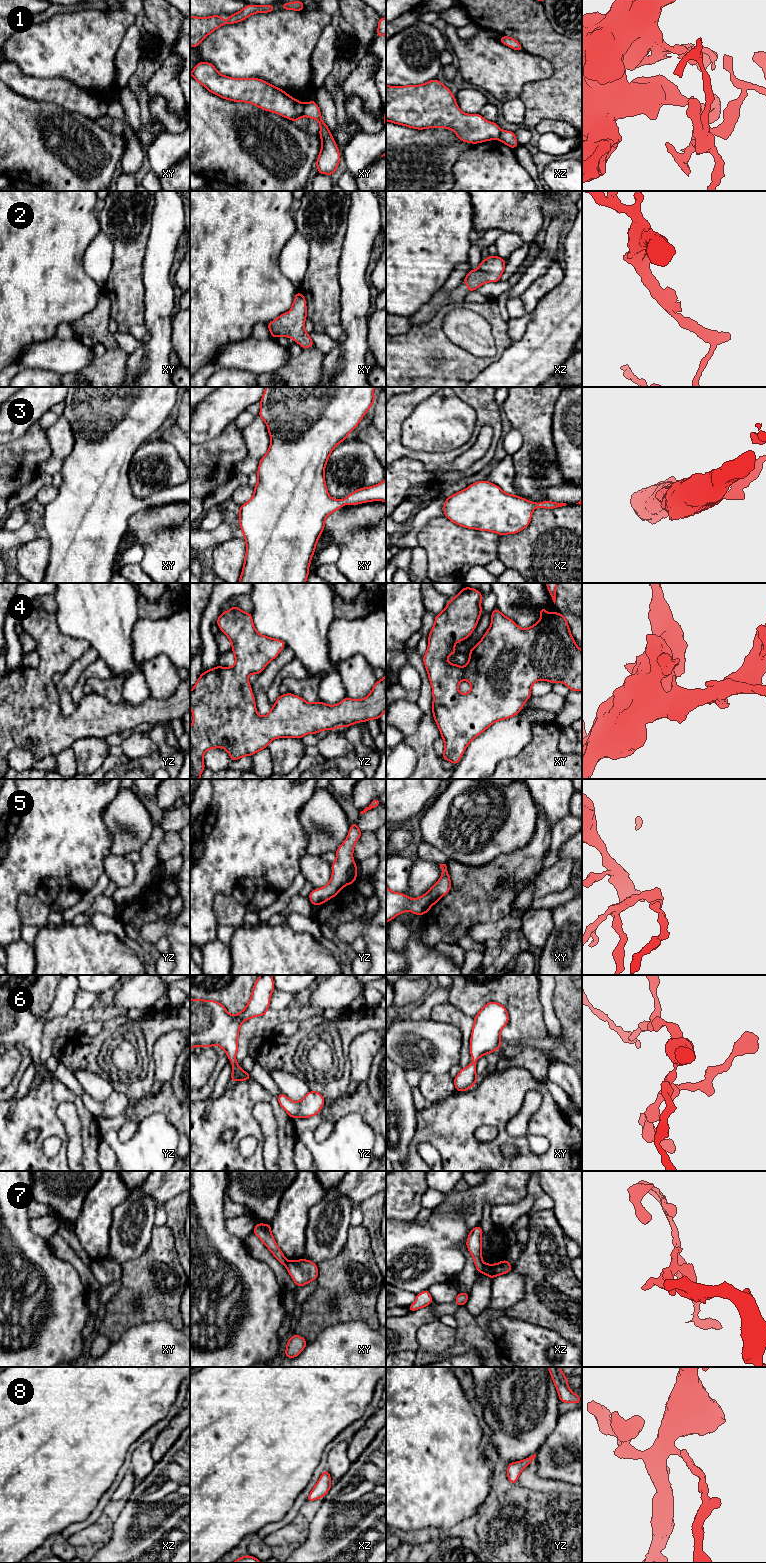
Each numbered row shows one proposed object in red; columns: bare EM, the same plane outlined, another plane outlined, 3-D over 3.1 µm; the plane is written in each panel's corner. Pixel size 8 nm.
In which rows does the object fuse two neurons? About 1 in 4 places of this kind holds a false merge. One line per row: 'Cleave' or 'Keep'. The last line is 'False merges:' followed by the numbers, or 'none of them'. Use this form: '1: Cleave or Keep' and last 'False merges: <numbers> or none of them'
1: Cleave
2: Keep
3: Keep
4: Keep
5: Keep
6: Keep
7: Cleave
8: Keep
False merges: 1, 7

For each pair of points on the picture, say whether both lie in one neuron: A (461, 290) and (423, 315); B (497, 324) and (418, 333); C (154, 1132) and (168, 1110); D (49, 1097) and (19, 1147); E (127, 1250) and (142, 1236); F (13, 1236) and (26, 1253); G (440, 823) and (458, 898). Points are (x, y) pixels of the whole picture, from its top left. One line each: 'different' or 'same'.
A: same
B: same
C: different
D: same
E: same
F: same
G: different

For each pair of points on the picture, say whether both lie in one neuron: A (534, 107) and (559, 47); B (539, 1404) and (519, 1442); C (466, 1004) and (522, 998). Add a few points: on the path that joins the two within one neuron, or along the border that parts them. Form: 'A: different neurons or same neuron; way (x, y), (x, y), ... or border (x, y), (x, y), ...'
A: same neuron; way (549, 92), (559, 82), (559, 62)
B: same neuron; way (530, 1413), (522, 1421), (522, 1433)
C: same neuron; way (480, 994), (508, 994)

